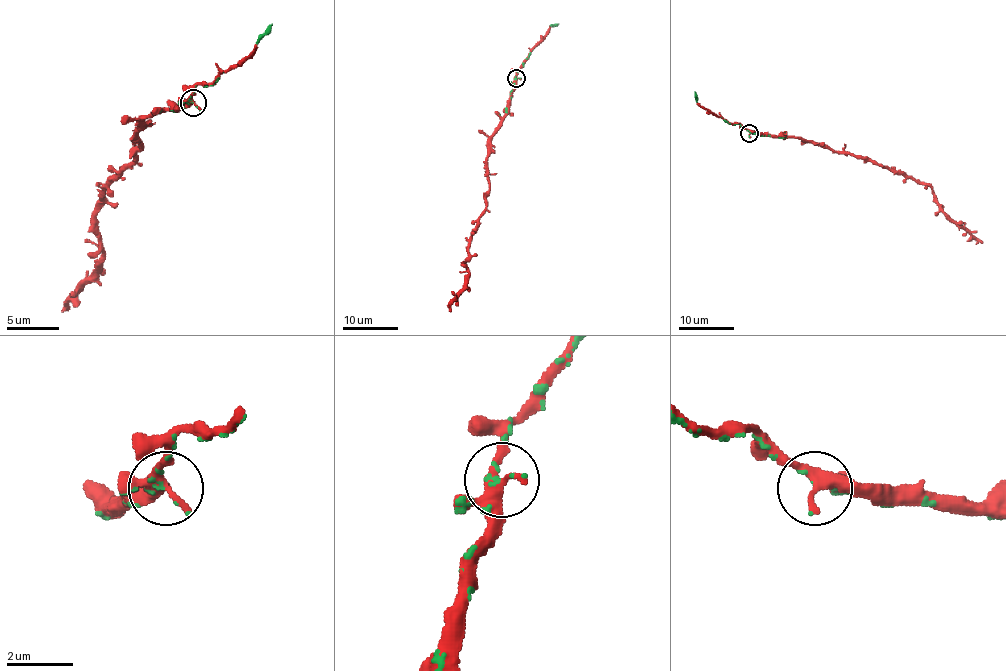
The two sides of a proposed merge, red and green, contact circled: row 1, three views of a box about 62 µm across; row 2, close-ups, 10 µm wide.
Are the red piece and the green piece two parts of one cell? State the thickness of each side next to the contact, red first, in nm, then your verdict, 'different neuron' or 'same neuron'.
320 nm thick on the red side, 80 nm on the other; same neuron

